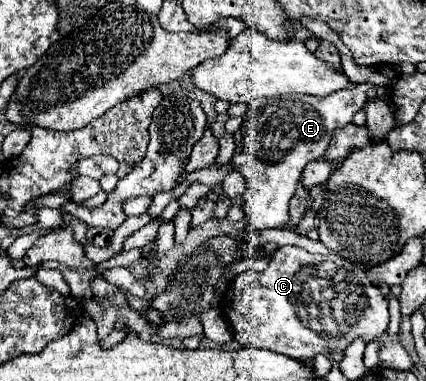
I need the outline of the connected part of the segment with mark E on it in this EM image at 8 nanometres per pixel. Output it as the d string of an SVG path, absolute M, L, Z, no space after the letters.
M357 83L353 89L335 91L327 97L313 95L283 95L271 99L255 99L247 105L245 119L235 133L235 153L231 163L245 179L242 209L251 229L286 228L289 221L289 202L301 179L303 167L319 159L337 127L351 123L353 115L363 109L367 89L373 83Z

